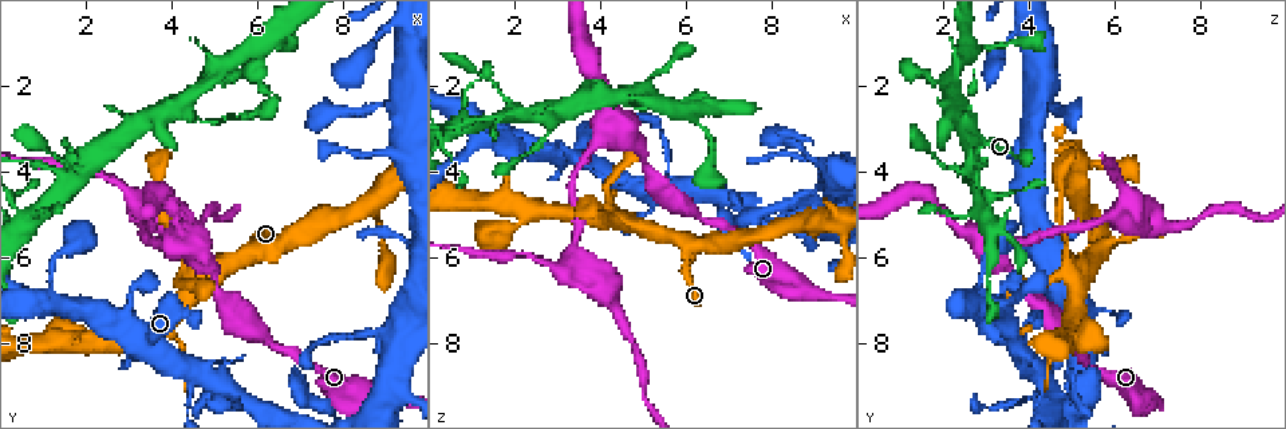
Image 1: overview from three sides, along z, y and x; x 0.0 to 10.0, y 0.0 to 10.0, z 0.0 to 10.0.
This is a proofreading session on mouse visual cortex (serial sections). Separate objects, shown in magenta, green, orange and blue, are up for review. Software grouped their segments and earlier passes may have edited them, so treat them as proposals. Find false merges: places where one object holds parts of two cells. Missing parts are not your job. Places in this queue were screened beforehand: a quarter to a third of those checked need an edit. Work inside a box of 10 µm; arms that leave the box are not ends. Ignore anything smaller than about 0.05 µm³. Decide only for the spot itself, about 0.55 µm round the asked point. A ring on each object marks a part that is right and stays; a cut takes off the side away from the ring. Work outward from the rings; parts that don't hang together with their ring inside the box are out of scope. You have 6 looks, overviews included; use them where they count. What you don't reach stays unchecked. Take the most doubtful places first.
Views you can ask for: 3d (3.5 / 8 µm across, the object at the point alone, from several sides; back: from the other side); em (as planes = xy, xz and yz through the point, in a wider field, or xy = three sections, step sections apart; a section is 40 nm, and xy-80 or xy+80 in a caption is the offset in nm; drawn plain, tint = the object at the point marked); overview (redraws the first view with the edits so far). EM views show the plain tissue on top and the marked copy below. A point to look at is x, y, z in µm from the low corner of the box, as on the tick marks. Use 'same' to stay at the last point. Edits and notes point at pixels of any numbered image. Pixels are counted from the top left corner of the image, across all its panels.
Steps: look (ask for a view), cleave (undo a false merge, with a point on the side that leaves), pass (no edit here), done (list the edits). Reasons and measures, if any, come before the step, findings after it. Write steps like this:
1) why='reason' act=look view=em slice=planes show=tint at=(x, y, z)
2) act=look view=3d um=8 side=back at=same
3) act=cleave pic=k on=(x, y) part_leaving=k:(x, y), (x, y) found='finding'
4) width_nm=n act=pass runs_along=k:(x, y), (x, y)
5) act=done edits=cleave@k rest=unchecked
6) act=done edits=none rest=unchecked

why='side arm on a straight run' act=look view=3d um=3.5 at=(4.15, 5.80, 3.10)

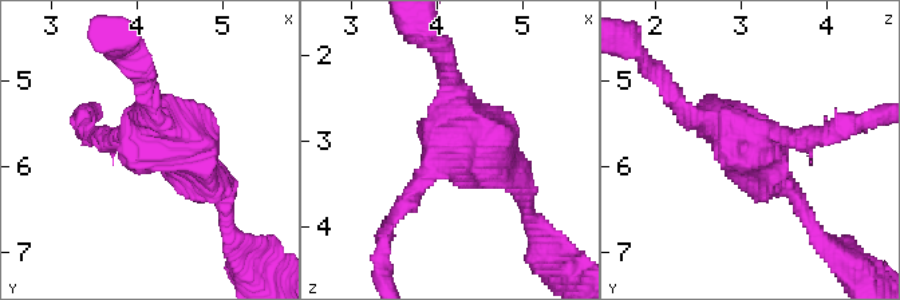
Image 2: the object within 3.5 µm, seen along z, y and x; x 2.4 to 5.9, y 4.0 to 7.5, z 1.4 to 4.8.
arms=3 arm_widths_nm=200,200,250 act=look view=em slice=xy step=2 show=tint at=(4.20, 5.75, 3.10)

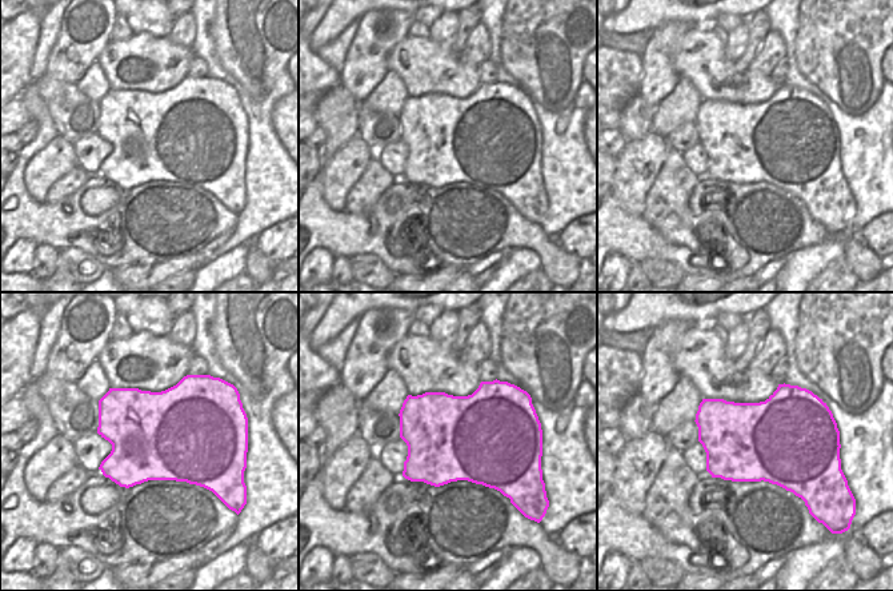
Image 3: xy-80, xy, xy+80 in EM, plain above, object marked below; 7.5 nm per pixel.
act=pass runs_along=2:(228, 197), (178, 143), (109, 139) found='continuous, no second cell'

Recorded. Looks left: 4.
why='three-way junction' act=look view=3d um=8 at=(3.20, 3.00, 2.60)

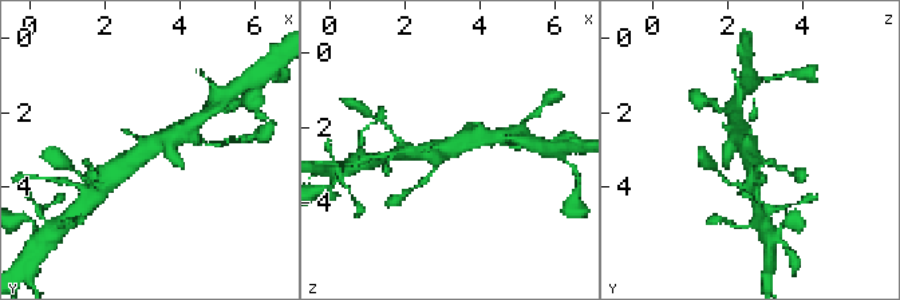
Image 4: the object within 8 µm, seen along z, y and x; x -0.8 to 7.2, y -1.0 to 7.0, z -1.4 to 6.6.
act=look view=em slice=xy step=2 show=tint at=same

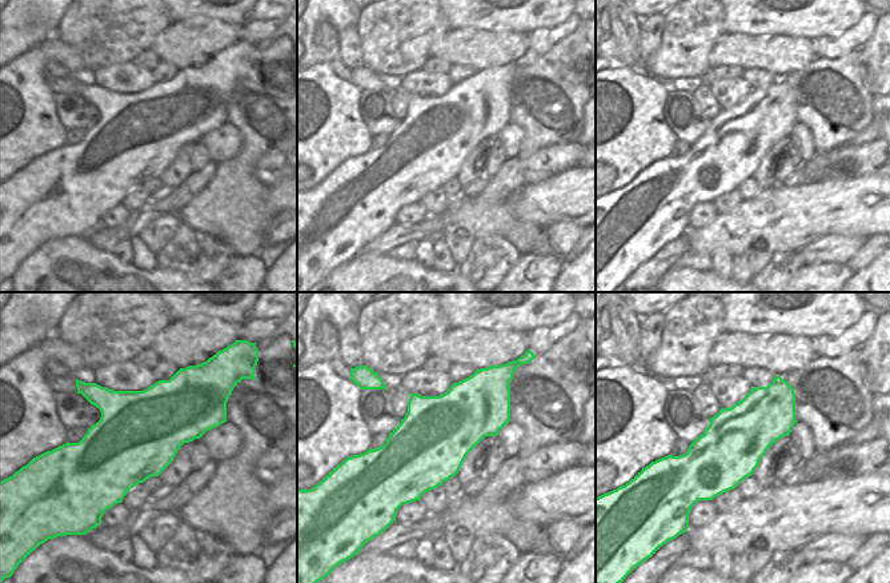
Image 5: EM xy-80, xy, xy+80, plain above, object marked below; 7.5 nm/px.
width_nm=550 act=pass runs_along=4:(429, 174), (443, 150), (481, 135) found='continuous, no second cell'

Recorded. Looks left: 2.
why='four or more arms meet' act=look view=3d um=3.5 at=(0.65, 5.10, 3.00)

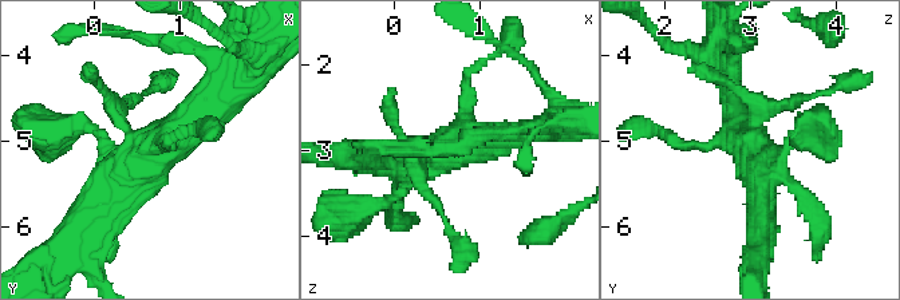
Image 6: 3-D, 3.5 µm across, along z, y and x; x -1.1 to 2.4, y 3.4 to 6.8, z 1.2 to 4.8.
act=pass found='continuous, no second cell'

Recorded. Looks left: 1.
act=done edits=none rest=unchecked

